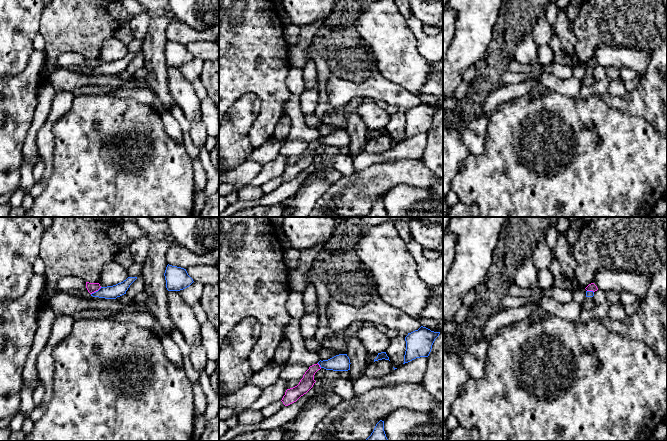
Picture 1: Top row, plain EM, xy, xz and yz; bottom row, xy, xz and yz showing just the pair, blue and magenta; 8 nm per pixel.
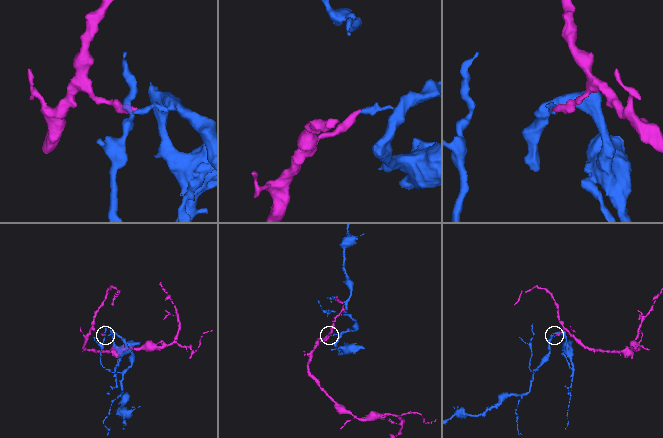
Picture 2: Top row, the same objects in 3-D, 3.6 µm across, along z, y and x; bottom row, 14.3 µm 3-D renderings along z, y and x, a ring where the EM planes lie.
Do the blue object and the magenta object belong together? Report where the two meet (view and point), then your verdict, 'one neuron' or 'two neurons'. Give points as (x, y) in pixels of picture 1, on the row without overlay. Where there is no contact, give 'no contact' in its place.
meets blue in xy at (96, 67); two neurons

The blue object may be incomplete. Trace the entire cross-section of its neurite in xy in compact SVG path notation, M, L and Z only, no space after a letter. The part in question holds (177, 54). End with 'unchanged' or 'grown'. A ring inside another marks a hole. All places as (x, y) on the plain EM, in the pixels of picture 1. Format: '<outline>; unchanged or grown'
M167 41L165 49L166 64L168 67L180 67L189 63L194 57L186 45Z; unchanged

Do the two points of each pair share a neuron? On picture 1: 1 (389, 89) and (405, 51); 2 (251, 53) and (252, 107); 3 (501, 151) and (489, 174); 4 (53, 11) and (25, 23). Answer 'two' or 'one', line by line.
1: two
2: two
3: one
4: two

